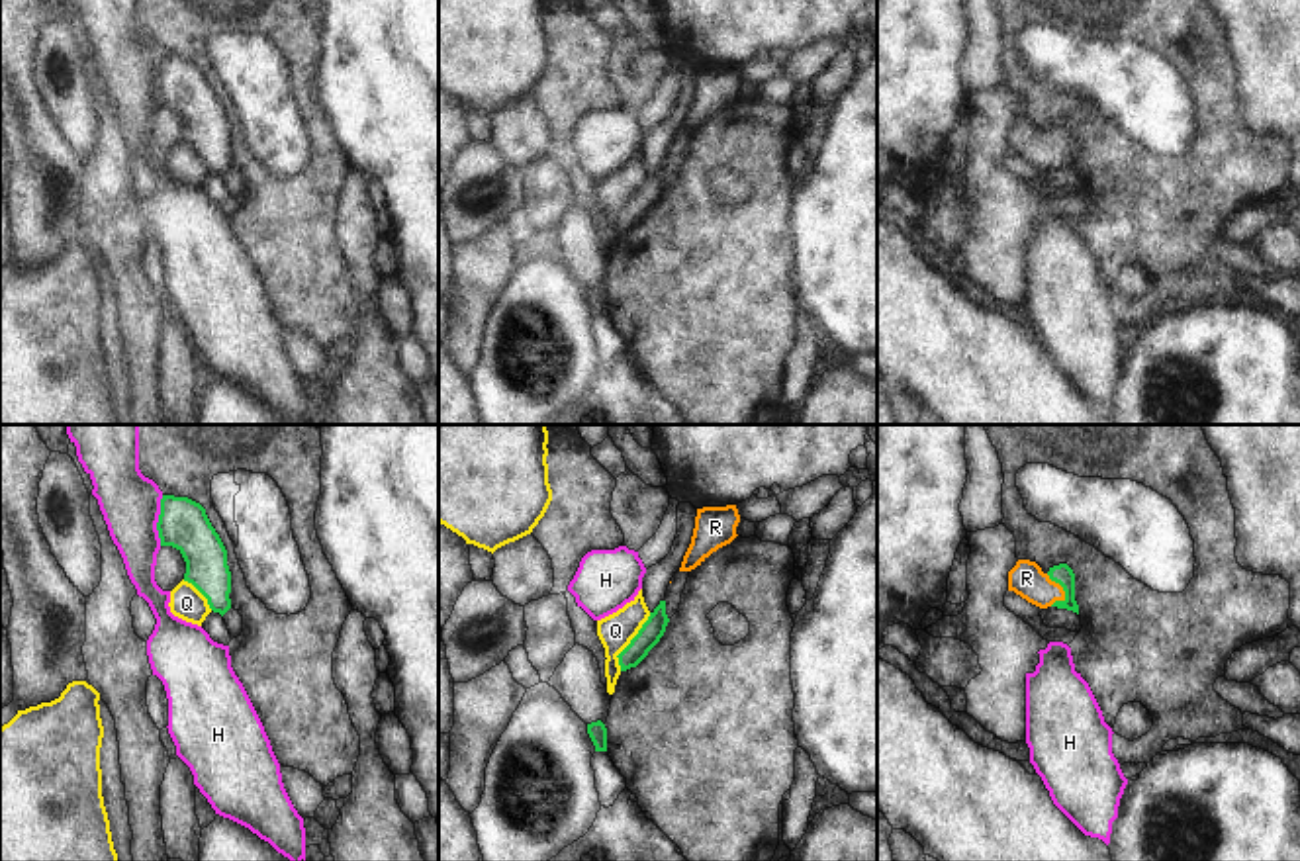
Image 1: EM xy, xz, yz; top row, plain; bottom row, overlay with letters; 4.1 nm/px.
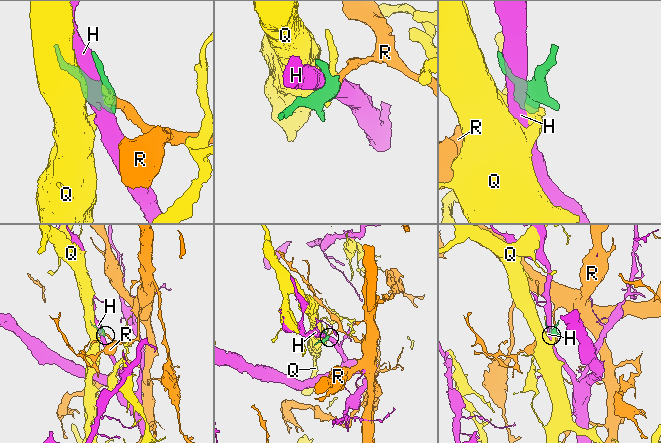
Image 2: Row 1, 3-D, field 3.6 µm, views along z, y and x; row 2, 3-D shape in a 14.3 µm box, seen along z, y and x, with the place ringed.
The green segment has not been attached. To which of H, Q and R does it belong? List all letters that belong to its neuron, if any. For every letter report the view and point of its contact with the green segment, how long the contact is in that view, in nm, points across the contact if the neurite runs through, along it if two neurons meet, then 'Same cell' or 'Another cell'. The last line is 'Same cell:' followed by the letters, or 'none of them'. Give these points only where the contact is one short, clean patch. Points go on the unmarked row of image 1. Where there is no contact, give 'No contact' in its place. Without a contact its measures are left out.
H: Touches green at xy (159, 83). Shared border 200 nm. Boundary: xy (163, 57), (157, 85), (159, 106). Another cell
Q: Touches green at xz (631, 204). Shared border 280 nm. Boundary: xz (650, 175), (617, 218), (619, 231). Another cell
R: Touches green at yz (1062, 147). Shared border 140 nm. Path across: yz (1062, 135), (1062, 147), (1034, 147), (1026, 139). Same cell
Same cell: R

